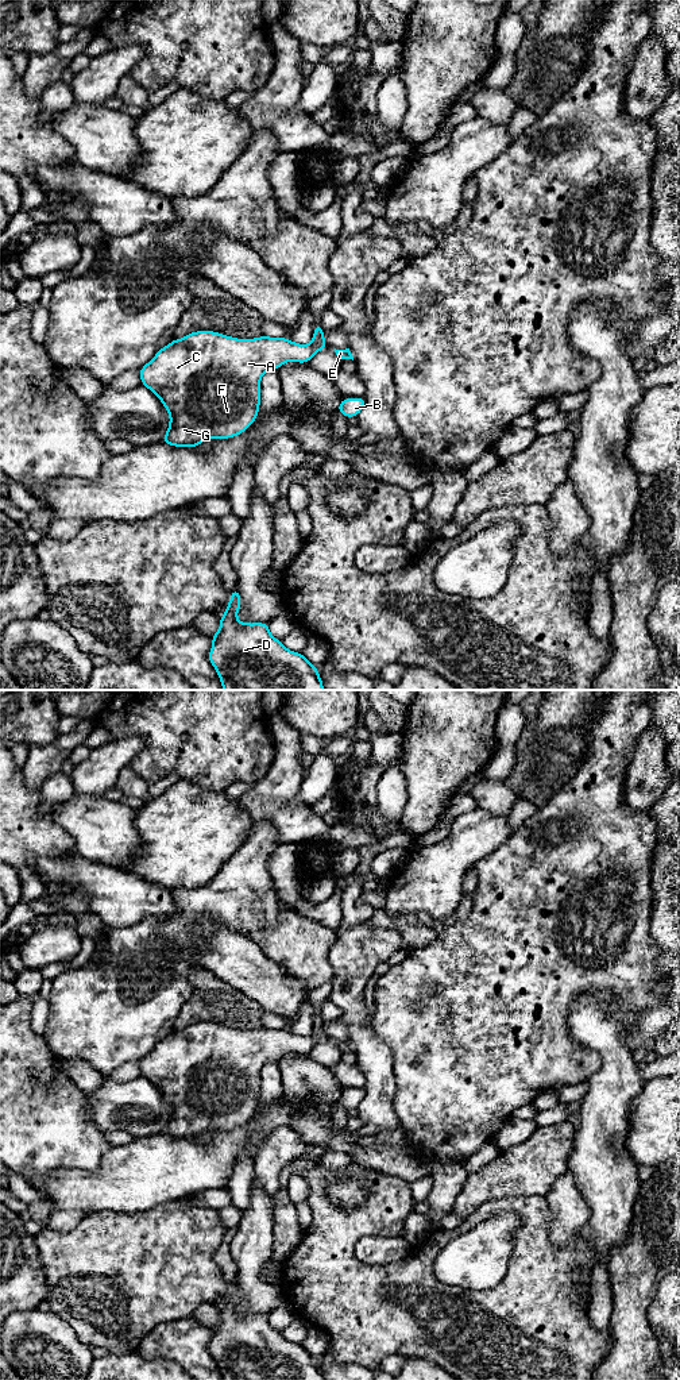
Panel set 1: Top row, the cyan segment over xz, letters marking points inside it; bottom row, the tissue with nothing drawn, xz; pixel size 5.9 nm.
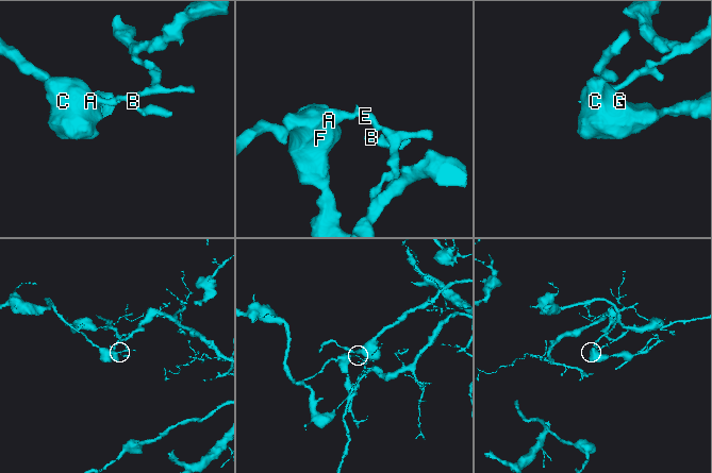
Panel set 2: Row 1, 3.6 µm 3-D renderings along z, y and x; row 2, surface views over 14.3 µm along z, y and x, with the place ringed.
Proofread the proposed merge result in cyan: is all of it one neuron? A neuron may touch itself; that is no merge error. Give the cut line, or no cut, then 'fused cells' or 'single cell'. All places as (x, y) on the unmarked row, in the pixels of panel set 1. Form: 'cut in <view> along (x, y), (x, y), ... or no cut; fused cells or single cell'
cut in xz along (312, 1034), (317, 1041); fused cells

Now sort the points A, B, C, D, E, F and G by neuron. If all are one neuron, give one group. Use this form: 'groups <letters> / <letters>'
groups A C D F G / B E

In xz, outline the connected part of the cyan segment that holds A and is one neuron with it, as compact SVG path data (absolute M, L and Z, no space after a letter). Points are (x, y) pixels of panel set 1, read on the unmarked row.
M194 1022L173 1030L139 1061L142 1076L162 1092L170 1107L162 1134L194 1140L208 1130L242 1126L259 1106L263 1065L278 1061L290 1052L309 1055L316 1044L313 1036L298 1036L287 1029L266 1026L237 1030L215 1022Z

